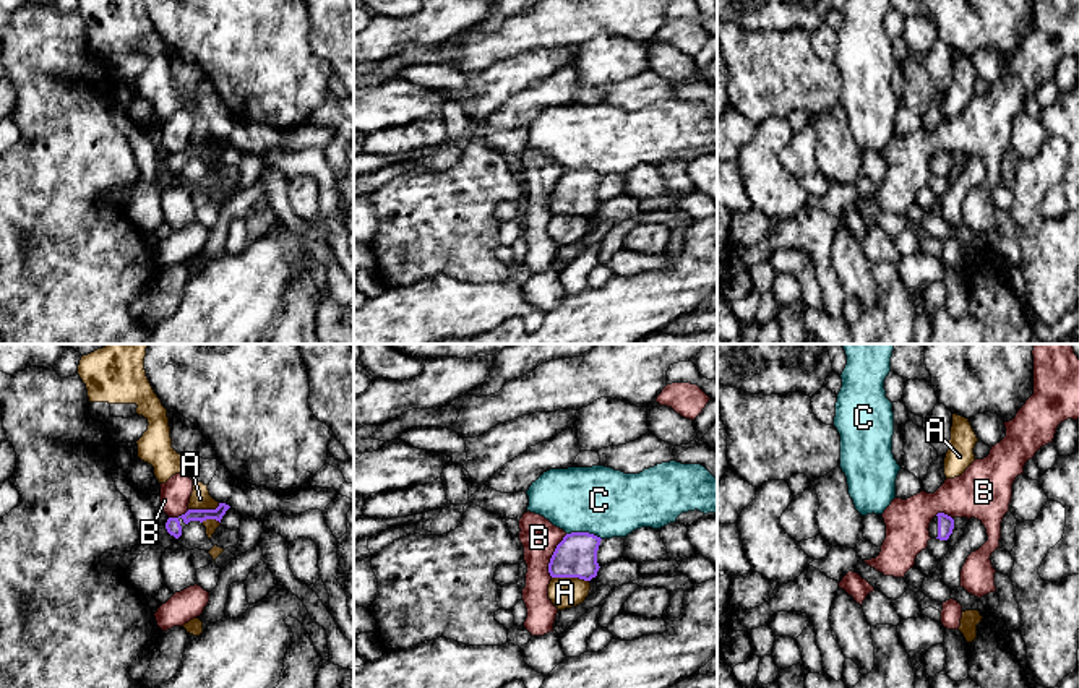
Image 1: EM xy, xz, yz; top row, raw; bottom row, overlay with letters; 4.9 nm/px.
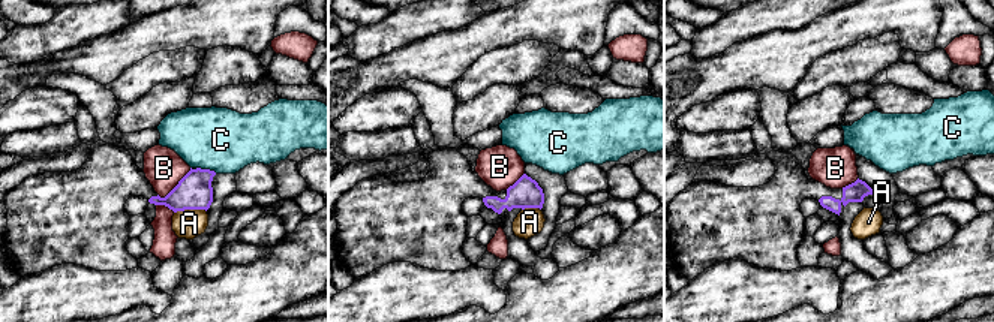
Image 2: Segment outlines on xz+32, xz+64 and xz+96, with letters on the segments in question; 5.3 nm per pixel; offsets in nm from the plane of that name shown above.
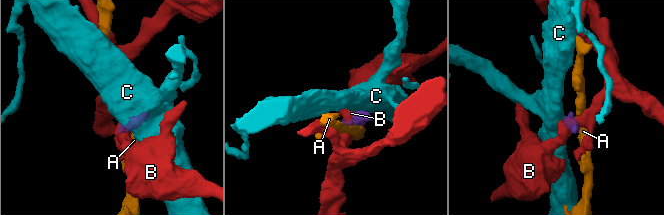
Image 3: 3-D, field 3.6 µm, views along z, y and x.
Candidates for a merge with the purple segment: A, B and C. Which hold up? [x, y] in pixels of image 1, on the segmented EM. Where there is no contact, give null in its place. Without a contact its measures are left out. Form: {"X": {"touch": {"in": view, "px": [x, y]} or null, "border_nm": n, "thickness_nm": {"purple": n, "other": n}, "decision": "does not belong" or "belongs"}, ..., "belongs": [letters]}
{"A": {"touch": {"in": "xz", "px": [570, 576]}, "border_nm": 190, "thickness_nm": {"purple": 200, "other": 160}, "decision": "does not belong"}, "B": {"touch": {"in": "xz", "px": [552, 555]}, "border_nm": 240, "thickness_nm": {"purple": 200, "other": 190}, "decision": "does not belong"}, "C": {"touch": {"in": "xz", "px": [584, 533]}, "border_nm": 180, "thickness_nm": {"purple": 200, "other": 340}, "decision": "does not belong"}, "belongs": []}

